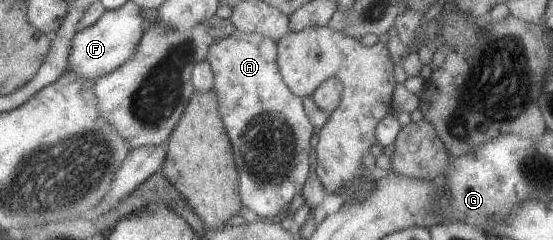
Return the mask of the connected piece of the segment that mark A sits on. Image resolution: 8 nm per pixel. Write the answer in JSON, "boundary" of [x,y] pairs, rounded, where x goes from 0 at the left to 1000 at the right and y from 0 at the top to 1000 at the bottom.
{"boundary":[[[425,125],[405,163],[378,192],[371,254],[387,313],[385,379],[394,413],[394,475],[418,579],[423,683],[430,738],[430,800],[439,858],[467,900],[488,913],[519,875],[526,829],[542,817],[564,700],[566,600],[571,538],[548,467],[544,408],[530,396],[499,275],[499,171],[467,138]]]}

